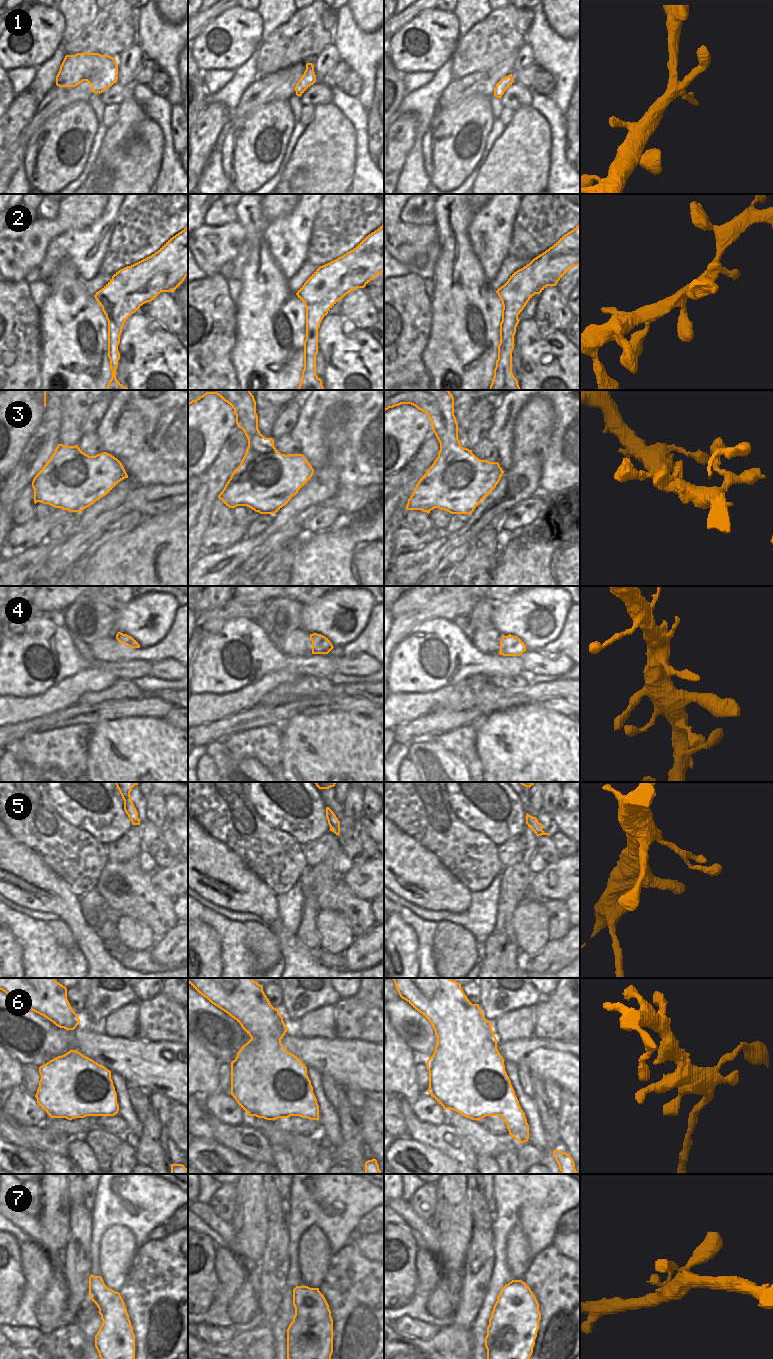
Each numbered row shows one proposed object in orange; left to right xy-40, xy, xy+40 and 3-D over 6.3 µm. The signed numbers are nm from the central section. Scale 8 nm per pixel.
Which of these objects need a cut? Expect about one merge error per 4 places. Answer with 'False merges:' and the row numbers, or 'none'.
False merges: 1

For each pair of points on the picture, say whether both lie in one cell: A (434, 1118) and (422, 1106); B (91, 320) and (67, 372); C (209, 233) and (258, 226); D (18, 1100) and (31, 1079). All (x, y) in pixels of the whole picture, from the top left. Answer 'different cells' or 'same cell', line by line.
A: same cell
B: same cell
C: different cells
D: different cells

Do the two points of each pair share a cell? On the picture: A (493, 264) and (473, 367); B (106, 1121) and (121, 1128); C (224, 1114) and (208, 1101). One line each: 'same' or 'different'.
A: different
B: same
C: same

